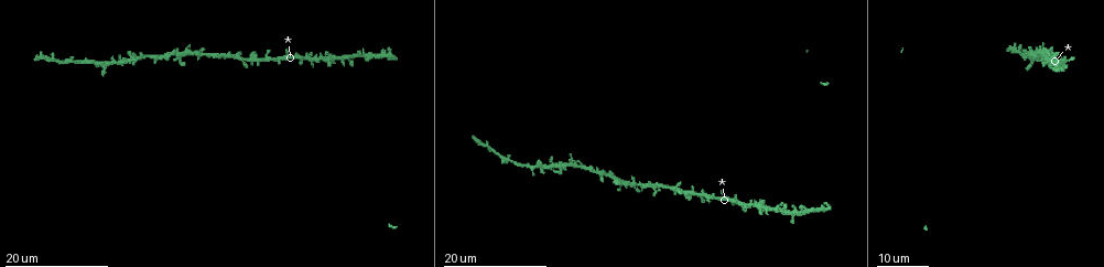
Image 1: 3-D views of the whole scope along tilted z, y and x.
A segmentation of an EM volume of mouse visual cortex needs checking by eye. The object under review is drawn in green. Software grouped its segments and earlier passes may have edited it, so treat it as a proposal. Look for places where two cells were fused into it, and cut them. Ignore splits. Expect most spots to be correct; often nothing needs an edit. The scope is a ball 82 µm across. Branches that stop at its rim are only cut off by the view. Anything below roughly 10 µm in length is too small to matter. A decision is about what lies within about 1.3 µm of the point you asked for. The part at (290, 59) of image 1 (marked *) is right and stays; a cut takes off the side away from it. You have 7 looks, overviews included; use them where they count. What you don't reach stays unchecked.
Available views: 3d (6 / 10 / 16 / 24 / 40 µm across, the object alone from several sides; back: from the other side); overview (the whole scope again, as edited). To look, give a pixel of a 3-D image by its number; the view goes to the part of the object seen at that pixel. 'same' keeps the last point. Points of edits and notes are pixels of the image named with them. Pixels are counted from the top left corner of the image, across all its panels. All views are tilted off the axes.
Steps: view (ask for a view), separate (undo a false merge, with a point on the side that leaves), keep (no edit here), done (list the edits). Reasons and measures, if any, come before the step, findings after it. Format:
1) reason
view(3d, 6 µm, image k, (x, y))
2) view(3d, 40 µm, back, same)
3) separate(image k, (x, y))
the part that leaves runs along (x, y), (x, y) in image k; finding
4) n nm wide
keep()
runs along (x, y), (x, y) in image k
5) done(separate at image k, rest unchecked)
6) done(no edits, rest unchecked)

side arm on a straight run
view(3d, 16 µm, image 1, (781, 210))

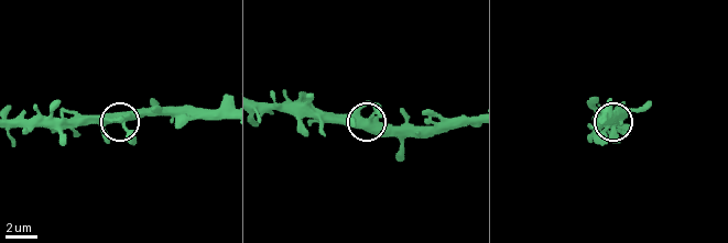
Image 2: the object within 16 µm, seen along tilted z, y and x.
view(3d, 10 µm, image 2, (368, 126))

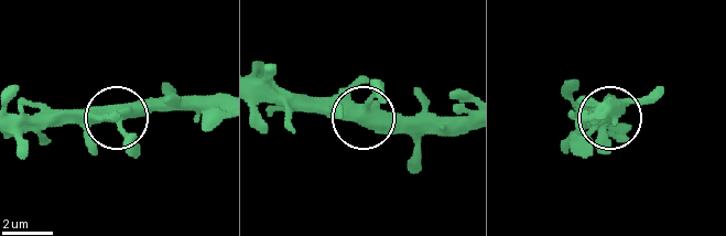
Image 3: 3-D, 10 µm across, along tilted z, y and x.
420 nm wide
keep()
runs along (17, 119), (132, 118), (199, 105) in image 3; one cell here

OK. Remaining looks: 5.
view(3d, 24 µm, image 1, (202, 53))

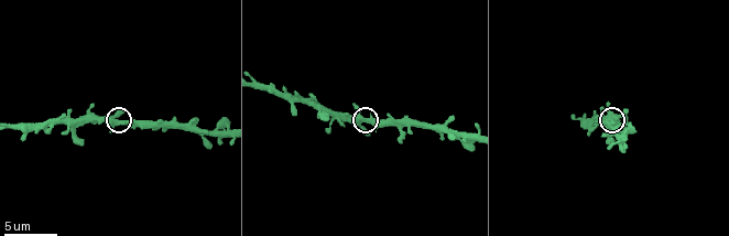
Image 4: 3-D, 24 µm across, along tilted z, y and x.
zoom in
view(3d, 10 µm, image 4, (368, 122))

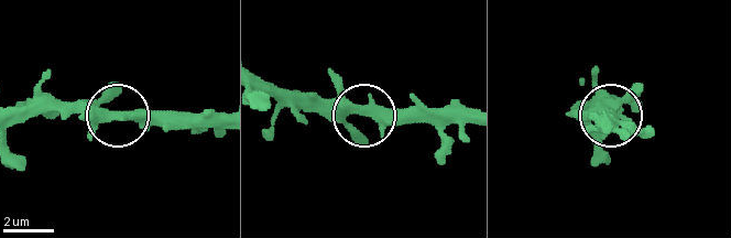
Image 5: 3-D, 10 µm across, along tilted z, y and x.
350 nm wide
keep()
runs along (469, 120), (380, 120), (324, 107), (282, 107) in image 5; all the same cell

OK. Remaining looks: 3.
sudden change in width
view(3d, 16 µm, image 1, (578, 165))

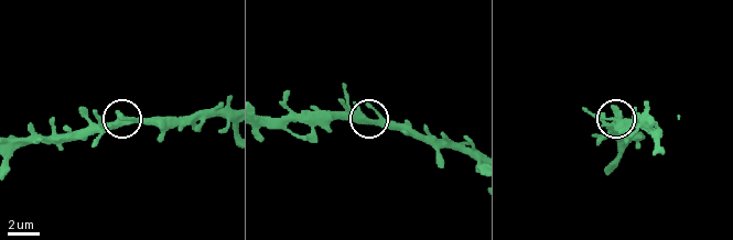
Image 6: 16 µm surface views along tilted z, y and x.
view(3d, 6 µm, image 6, (361, 118))

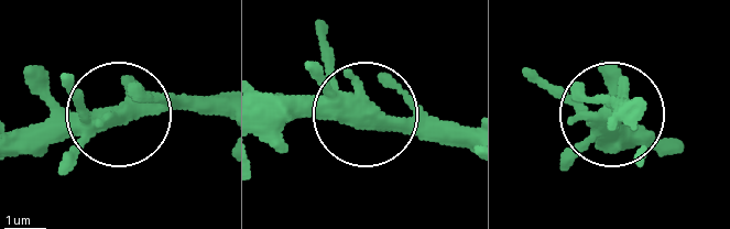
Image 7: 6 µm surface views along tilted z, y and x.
keep()
runs along (470, 150), (353, 116), (269, 116) in image 7; continuous, no second cell

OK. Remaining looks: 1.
done(no edits, rest unchecked)

